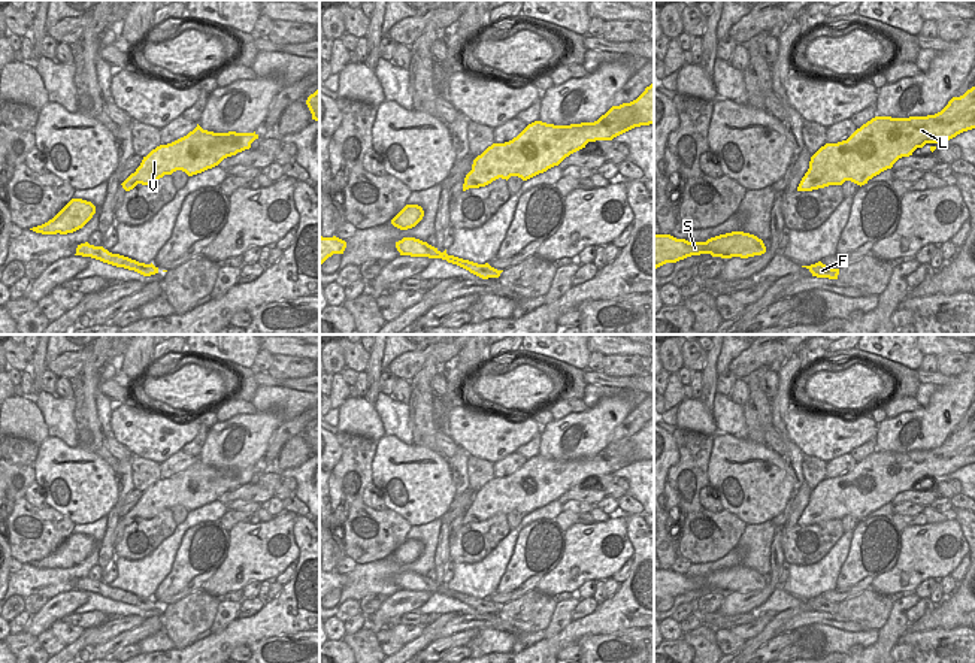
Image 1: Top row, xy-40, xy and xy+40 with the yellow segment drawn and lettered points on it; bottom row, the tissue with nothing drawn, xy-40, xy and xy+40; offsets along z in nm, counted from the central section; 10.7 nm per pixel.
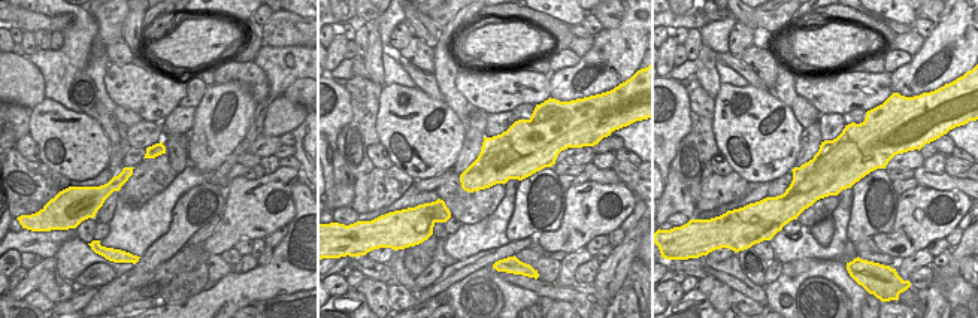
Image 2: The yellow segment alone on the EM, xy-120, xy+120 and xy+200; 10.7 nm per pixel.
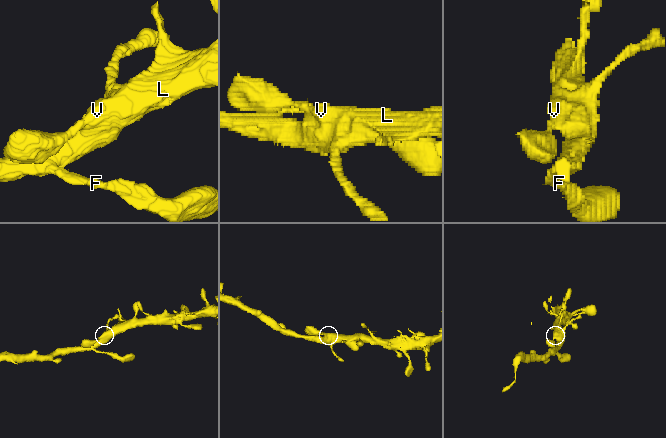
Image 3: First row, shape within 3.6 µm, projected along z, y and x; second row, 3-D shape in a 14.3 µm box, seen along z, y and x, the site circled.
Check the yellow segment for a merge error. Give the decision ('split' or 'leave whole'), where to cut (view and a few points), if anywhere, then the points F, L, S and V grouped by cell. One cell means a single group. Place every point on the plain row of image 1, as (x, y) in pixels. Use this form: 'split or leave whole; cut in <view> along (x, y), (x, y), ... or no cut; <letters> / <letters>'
leave whole; no cut; F L S V

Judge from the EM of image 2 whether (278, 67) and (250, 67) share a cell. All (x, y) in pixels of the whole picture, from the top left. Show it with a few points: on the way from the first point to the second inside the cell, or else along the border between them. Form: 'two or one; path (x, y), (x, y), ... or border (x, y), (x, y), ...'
two; border (253, 61), (263, 72), (269, 94)

